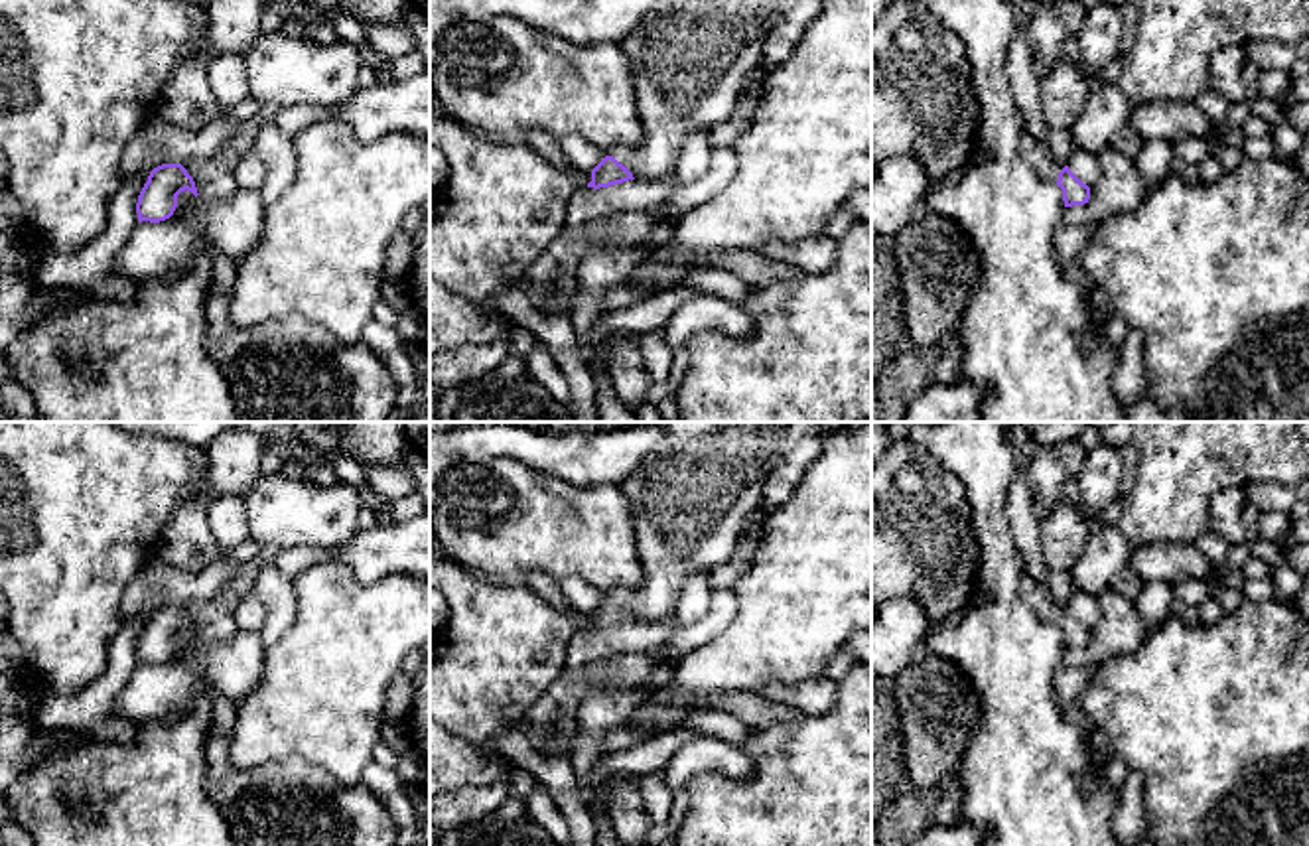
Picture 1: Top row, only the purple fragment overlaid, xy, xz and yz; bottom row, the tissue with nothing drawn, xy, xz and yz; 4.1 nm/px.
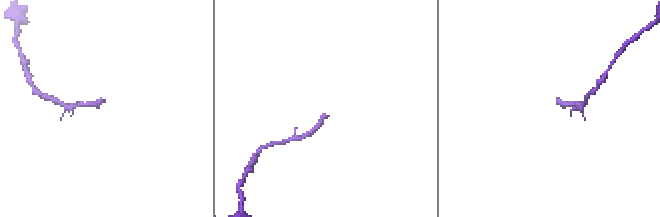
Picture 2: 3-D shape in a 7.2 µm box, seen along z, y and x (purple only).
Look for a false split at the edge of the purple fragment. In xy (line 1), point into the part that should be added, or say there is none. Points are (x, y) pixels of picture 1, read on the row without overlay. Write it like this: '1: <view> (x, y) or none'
1: xy (213, 620)

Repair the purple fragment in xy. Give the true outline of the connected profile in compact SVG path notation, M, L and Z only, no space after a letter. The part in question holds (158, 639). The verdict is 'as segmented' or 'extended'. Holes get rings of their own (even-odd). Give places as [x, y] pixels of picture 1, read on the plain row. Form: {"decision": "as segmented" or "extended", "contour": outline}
{"decision": "extended", "contour": "M227 586L215 599L154 609L138 637L138 663L160 665L170 661L177 649L177 637L185 631L205 645L233 637L239 631L237 601L233 586Z"}

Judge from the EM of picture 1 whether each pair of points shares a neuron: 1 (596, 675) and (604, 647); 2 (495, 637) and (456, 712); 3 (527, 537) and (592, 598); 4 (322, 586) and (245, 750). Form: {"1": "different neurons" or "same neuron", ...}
{"1": "different neurons", "2": "same neuron", "3": "different neurons", "4": "same neuron"}

